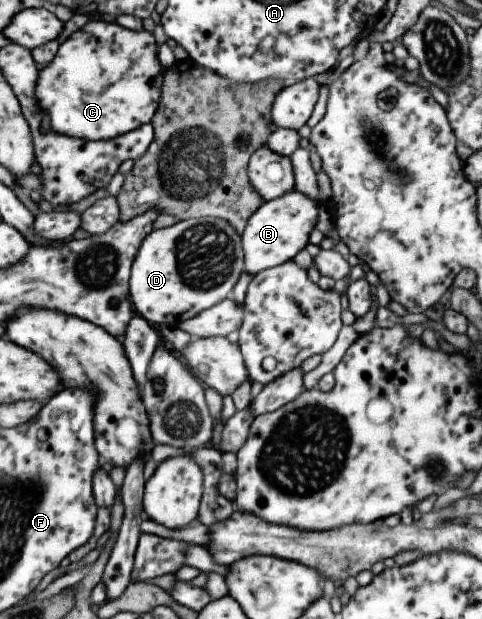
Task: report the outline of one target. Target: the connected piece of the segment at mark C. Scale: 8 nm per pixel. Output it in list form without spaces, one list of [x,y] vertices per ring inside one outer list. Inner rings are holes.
[[[88,21],[59,46],[54,60],[38,71],[36,102],[50,116],[56,132],[84,140],[112,140],[150,123],[160,102],[164,68],[159,61],[154,34],[146,29],[134,32],[118,23]]]

